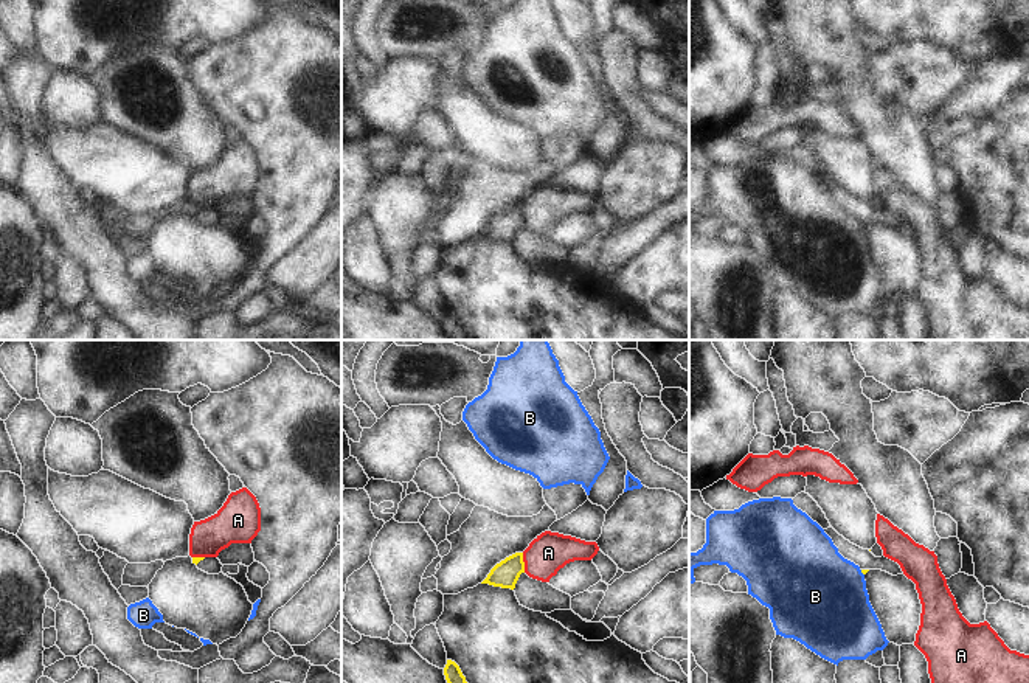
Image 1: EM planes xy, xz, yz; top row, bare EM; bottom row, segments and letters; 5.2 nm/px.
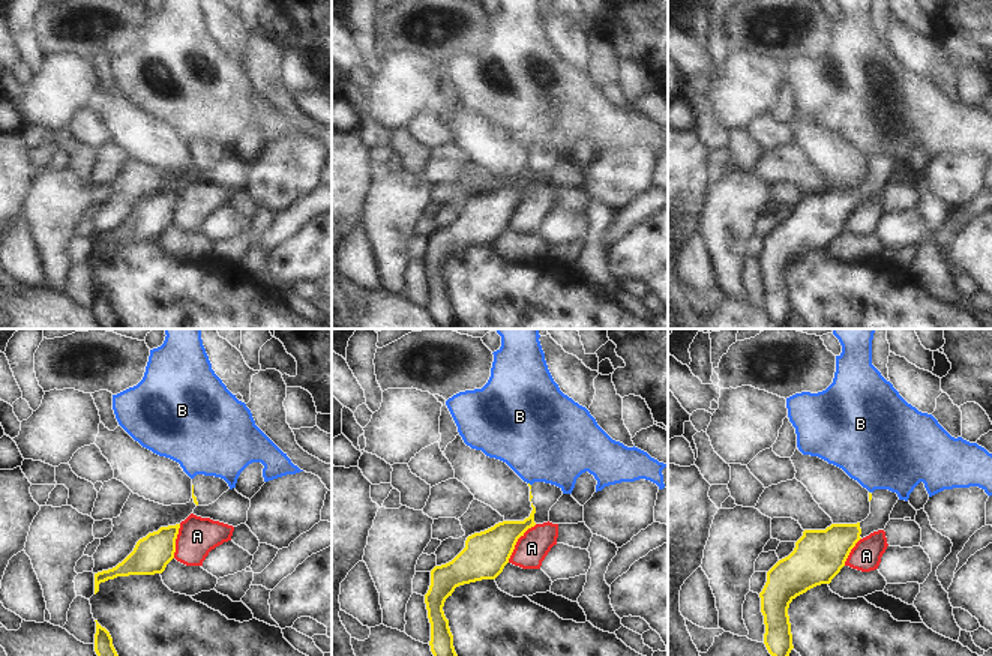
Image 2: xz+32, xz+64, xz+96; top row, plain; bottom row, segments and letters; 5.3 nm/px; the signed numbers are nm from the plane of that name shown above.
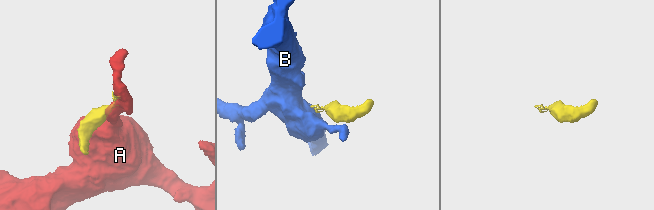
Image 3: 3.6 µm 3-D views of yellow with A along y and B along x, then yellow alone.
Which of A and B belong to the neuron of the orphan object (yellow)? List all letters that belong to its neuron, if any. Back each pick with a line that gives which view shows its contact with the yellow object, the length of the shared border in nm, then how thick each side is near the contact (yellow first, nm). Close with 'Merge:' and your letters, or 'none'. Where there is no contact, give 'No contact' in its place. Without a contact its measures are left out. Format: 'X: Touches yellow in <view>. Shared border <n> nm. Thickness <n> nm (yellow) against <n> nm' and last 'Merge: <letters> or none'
Merge: none

